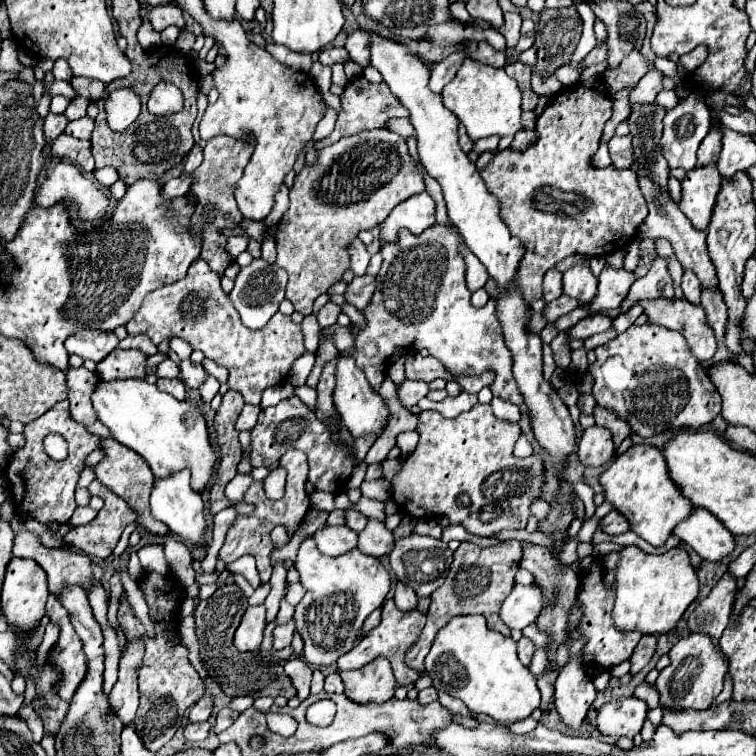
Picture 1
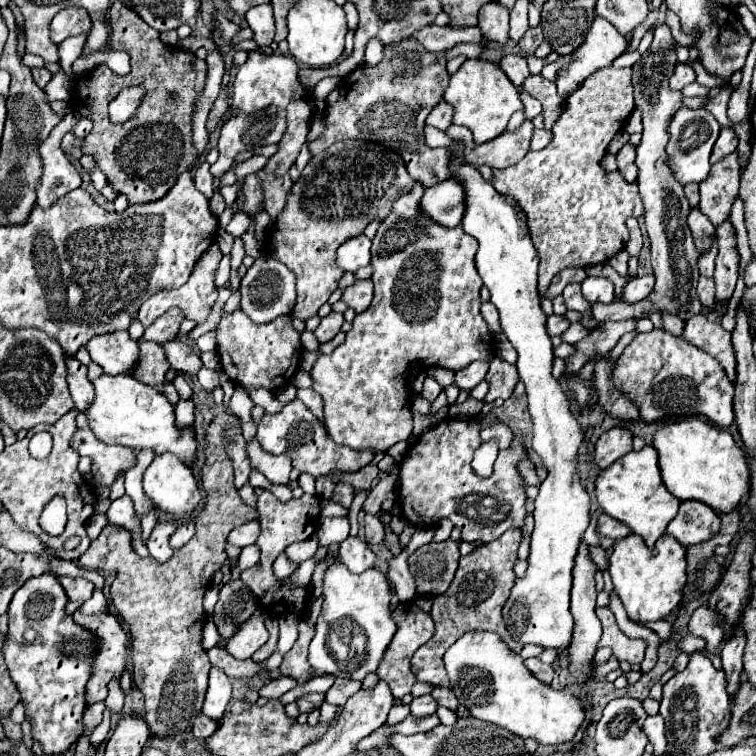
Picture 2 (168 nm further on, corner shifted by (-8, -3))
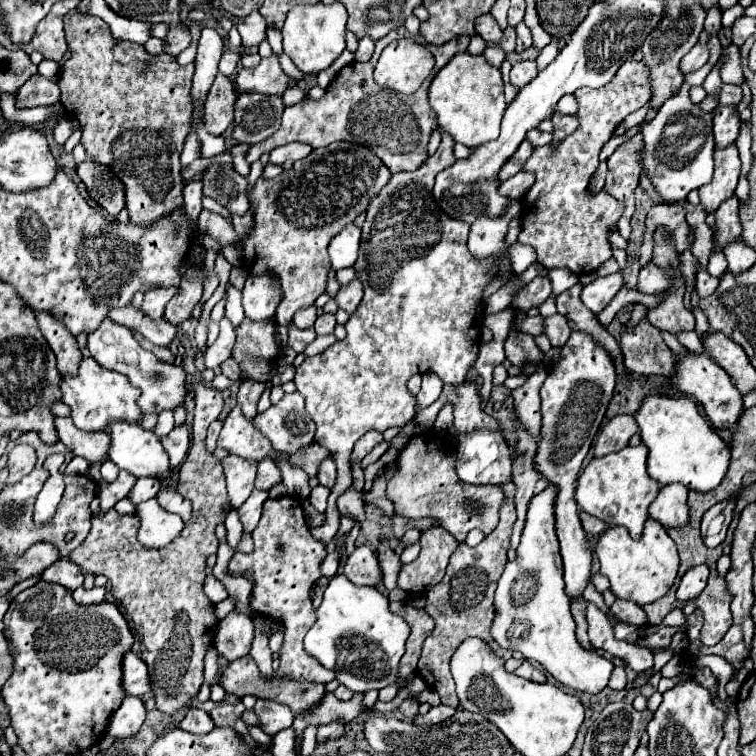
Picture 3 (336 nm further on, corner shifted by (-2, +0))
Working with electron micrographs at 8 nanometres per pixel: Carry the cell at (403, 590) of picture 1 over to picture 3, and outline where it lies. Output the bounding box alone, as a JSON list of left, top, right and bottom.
[378,537,400,591]

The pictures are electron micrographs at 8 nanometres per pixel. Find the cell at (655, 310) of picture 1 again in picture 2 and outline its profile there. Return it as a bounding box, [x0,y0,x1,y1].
[682,314,736,382]

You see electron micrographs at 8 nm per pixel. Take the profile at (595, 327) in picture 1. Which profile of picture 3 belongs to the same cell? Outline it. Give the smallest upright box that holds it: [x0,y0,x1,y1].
[544,313,572,347]

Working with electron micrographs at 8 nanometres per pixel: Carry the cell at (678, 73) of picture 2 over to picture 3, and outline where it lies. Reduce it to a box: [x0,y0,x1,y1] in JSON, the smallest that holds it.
[680,43,710,73]

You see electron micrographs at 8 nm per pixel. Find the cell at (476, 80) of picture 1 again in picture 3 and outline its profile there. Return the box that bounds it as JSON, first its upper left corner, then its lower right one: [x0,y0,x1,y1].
[428,53,506,149]

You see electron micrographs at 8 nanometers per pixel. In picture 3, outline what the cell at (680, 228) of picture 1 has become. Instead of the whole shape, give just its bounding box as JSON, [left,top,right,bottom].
[707,251,728,277]

